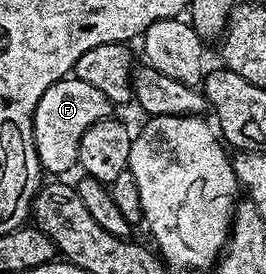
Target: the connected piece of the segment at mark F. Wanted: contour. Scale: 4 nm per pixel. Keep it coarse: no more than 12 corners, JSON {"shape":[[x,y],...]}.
{"shape":[[65,78],[42,94],[32,138],[45,173],[76,168],[113,115],[109,93]]}

